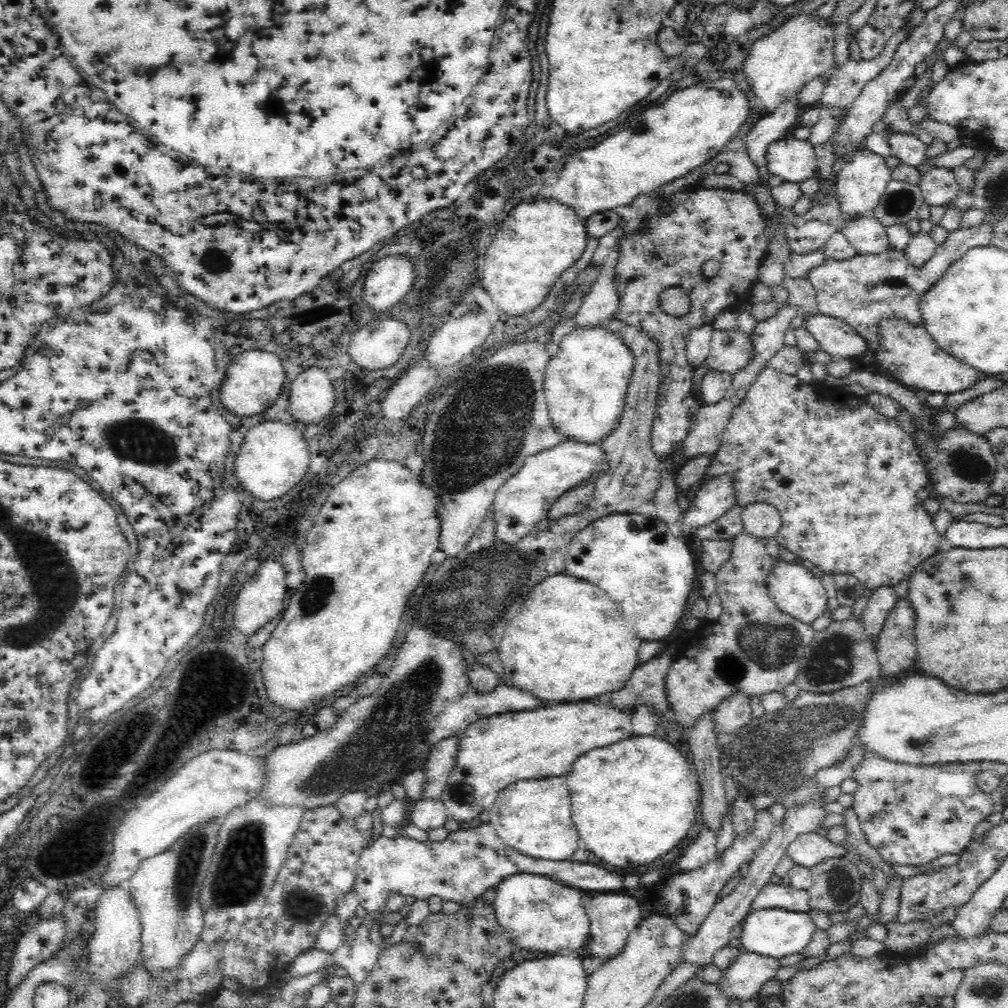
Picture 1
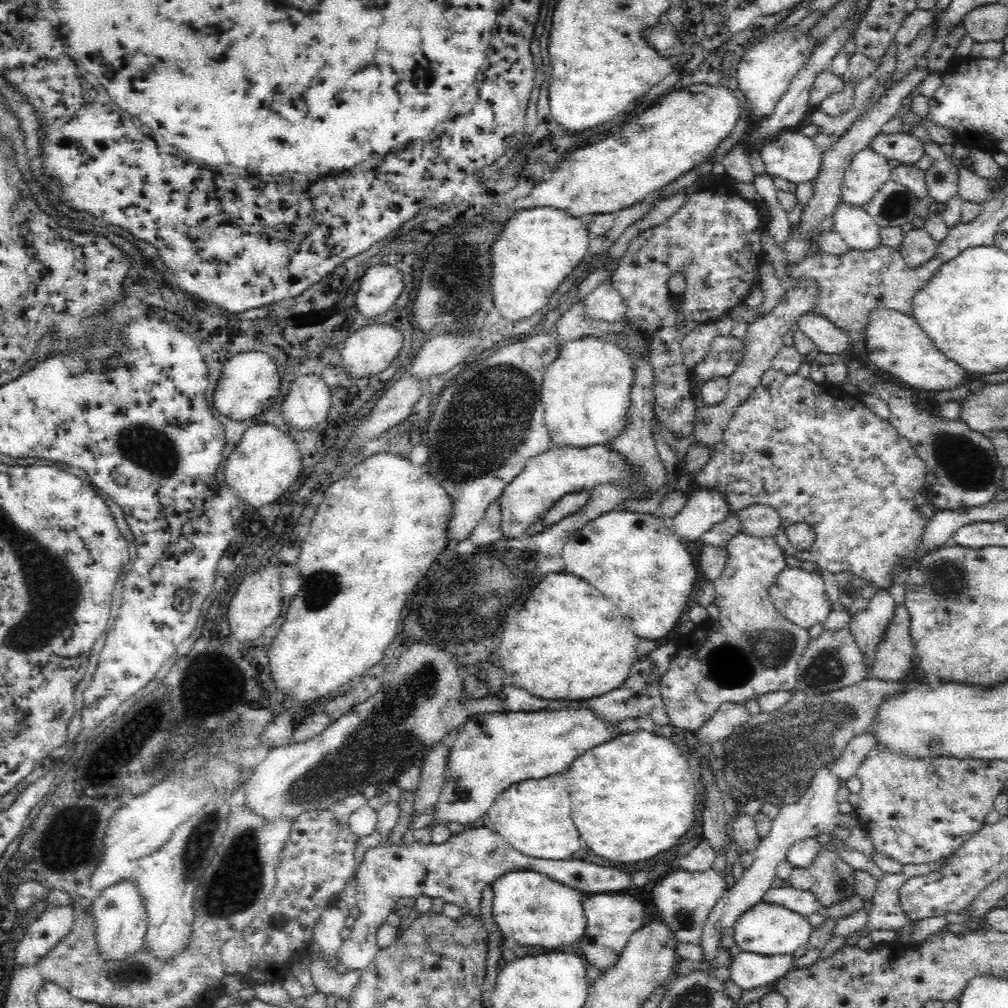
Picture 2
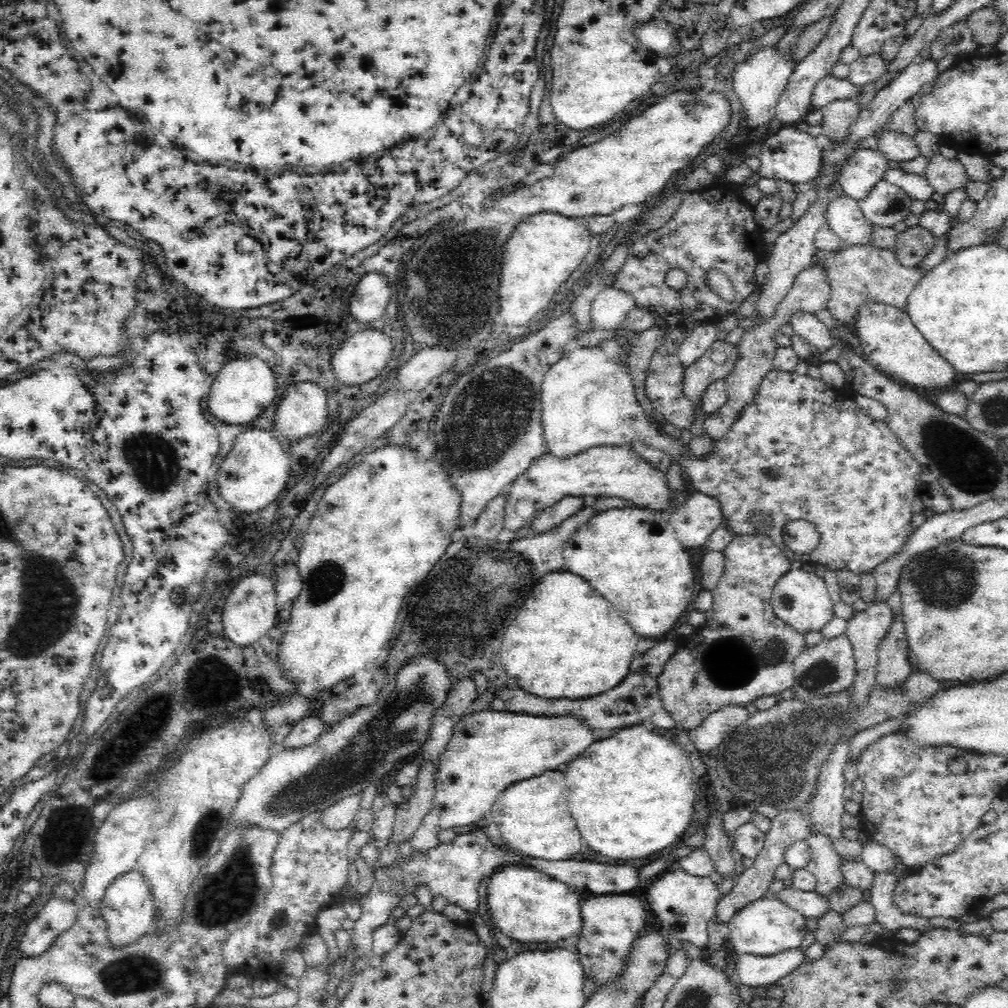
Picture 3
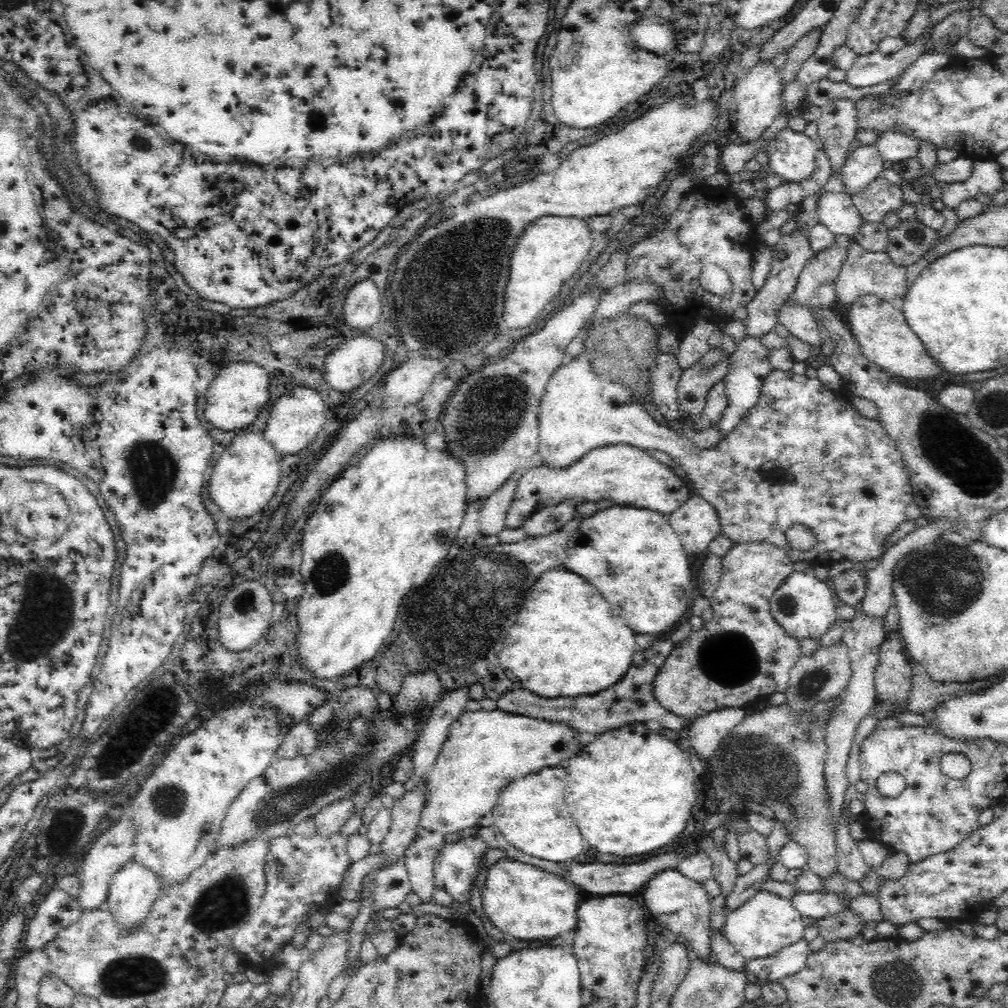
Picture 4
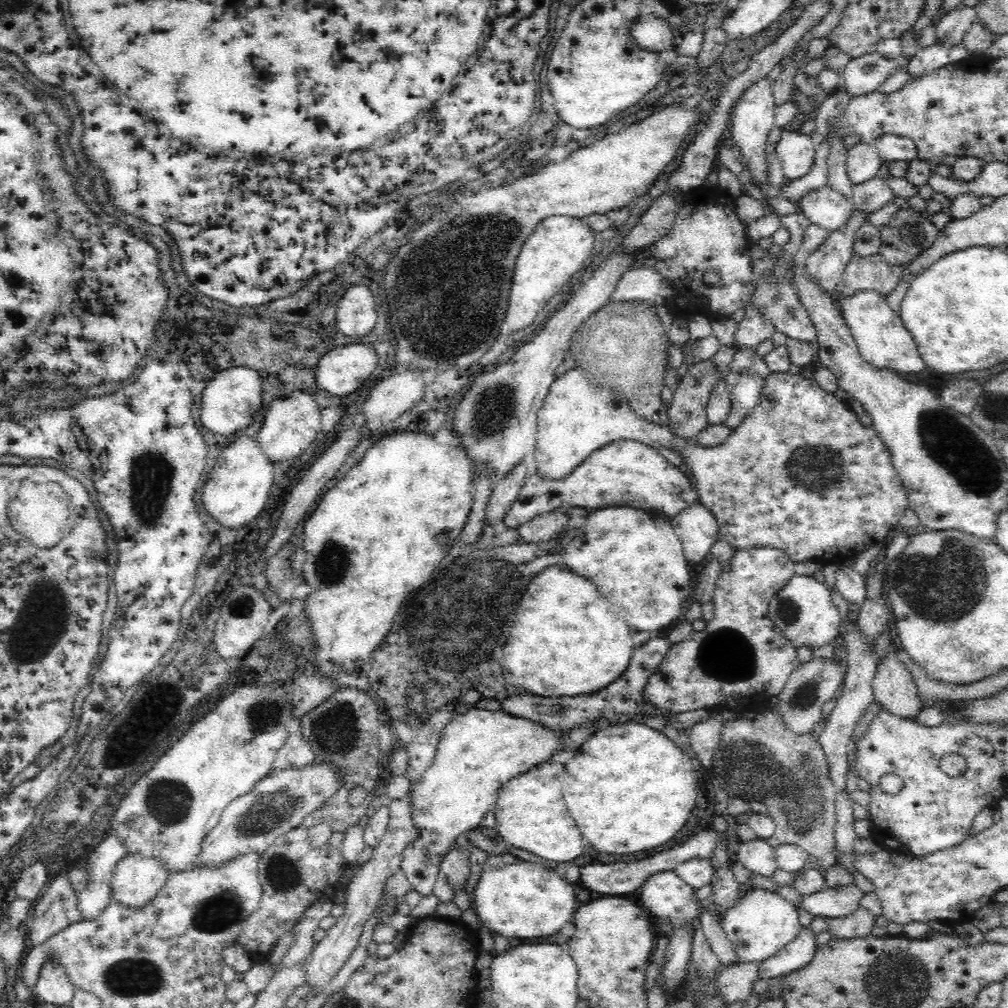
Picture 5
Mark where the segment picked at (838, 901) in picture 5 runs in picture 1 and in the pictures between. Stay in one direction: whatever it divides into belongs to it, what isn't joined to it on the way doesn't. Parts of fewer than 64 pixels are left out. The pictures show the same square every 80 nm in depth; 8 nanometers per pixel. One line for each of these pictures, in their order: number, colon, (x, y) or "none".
1: (782, 896)
2: (802, 902)
3: (808, 904)
4: (816, 905)

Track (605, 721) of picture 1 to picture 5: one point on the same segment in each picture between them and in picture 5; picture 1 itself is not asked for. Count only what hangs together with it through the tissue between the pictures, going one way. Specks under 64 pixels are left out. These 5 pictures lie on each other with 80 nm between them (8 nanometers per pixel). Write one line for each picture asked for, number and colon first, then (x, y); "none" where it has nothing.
2: (493, 751)
3: (488, 751)
4: (485, 750)
5: (480, 750)

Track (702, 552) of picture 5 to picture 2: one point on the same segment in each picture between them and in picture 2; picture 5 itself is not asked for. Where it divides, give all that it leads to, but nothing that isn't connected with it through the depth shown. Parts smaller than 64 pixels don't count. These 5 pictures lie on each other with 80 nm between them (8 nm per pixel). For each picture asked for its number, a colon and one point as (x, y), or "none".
2: (705, 508)
3: (699, 515)
4: (696, 521)

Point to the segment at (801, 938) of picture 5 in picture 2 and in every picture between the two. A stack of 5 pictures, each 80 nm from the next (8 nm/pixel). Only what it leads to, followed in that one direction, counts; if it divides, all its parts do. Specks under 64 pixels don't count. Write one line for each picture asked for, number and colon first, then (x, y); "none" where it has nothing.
2: (748, 970)
3: (752, 971)
4: (788, 961)

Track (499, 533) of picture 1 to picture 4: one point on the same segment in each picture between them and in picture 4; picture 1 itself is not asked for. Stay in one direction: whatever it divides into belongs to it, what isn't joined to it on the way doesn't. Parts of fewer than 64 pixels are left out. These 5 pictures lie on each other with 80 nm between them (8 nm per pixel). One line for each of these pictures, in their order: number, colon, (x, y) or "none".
2: (545, 478)
3: (600, 471)
4: (624, 474)

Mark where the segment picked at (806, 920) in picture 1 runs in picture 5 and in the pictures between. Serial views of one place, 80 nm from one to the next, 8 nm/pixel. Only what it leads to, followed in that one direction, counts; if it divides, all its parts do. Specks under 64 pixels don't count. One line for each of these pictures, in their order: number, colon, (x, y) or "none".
2: (769, 930)
3: (768, 927)
4: (766, 924)
5: (762, 923)

